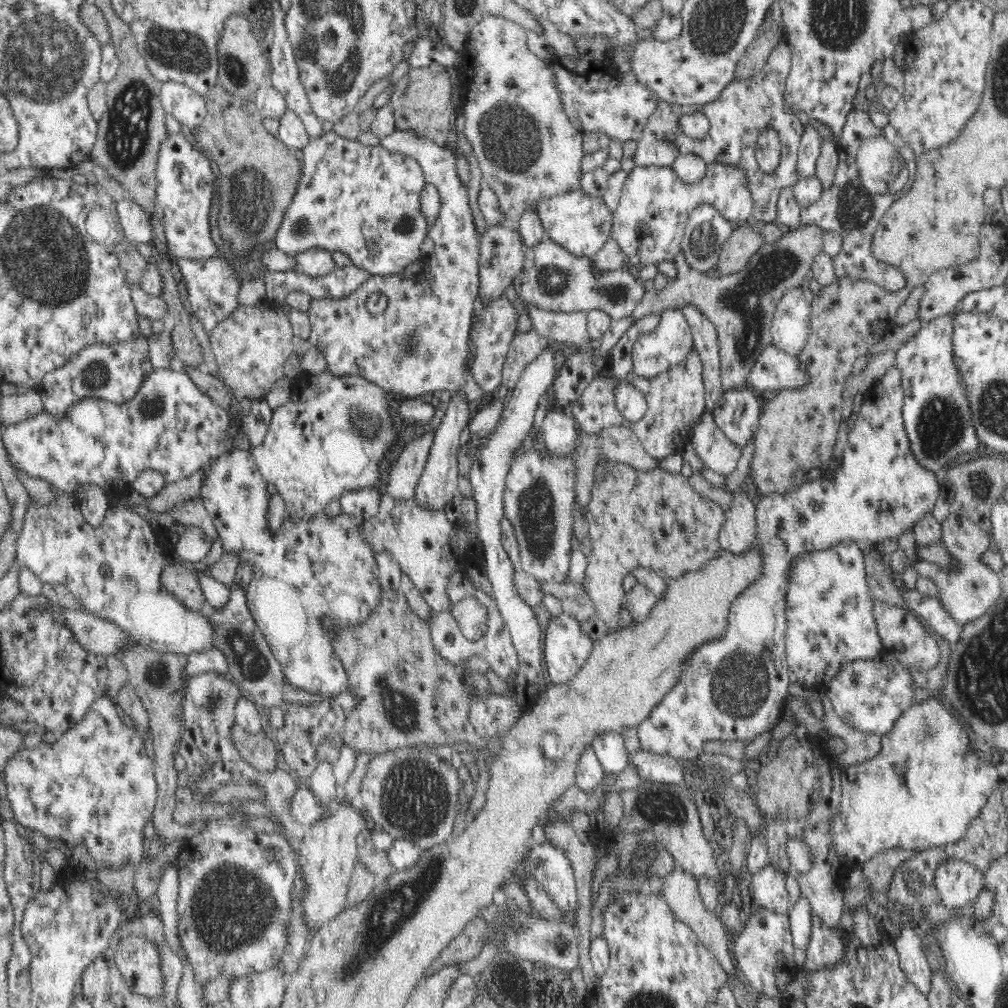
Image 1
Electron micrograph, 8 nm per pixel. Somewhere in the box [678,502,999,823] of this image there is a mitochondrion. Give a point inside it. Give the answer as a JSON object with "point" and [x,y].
{"point":[742,683]}

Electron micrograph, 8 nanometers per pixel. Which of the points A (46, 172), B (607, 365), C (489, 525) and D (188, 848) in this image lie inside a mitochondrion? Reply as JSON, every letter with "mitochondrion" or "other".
{"A":"other","B":"other","C":"other","D":"other"}

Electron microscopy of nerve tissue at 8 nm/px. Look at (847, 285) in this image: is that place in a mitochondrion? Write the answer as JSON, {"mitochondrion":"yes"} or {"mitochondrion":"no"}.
{"mitochondrion":"no"}

